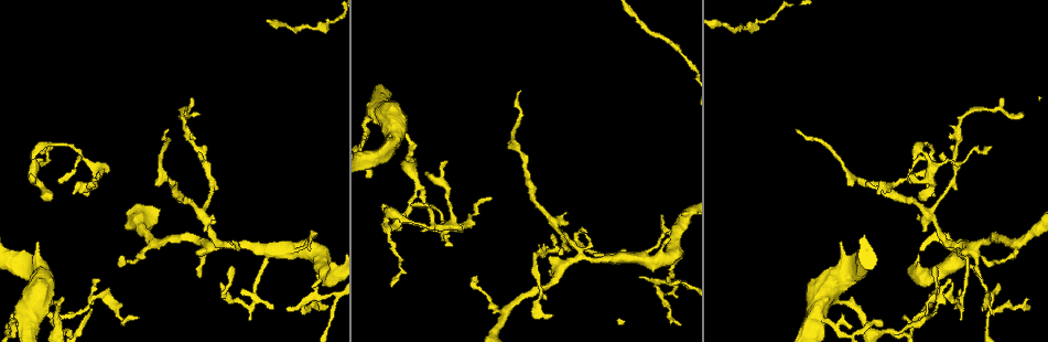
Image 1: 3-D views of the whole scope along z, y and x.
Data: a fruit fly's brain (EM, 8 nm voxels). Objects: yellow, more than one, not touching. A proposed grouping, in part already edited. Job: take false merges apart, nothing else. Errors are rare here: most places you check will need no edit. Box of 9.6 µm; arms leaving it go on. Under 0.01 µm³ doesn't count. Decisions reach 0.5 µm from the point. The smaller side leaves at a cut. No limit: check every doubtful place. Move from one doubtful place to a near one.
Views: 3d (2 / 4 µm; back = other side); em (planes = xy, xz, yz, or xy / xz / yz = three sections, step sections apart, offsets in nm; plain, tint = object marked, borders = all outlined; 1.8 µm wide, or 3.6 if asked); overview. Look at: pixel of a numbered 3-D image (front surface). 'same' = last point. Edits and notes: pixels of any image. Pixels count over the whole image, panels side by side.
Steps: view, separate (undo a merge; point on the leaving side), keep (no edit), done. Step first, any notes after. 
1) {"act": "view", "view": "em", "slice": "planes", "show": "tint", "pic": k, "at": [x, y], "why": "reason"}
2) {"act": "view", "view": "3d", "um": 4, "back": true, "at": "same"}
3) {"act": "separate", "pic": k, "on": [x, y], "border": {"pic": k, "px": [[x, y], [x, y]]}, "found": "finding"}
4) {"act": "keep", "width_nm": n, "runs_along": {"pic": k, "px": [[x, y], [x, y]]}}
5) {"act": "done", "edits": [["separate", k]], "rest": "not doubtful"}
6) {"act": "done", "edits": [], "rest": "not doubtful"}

{"act": "view", "view": "3d", "um": 4, "pic": 1, "at": [314, 294], "why": "four or more arms meet"}

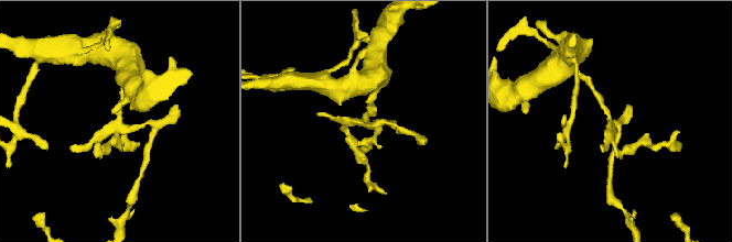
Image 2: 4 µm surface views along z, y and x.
{"act": "view", "view": "em", "slice": "xz", "step": 16, "show": "tint", "pic": 2, "at": [366, 121]}

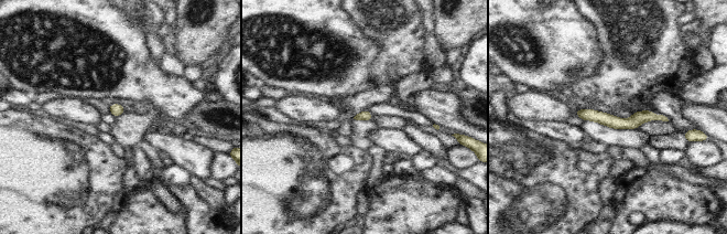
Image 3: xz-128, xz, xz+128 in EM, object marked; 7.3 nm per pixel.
{"act": "view", "view": "em", "slice": "planes", "show": "tint", "at": "same"}

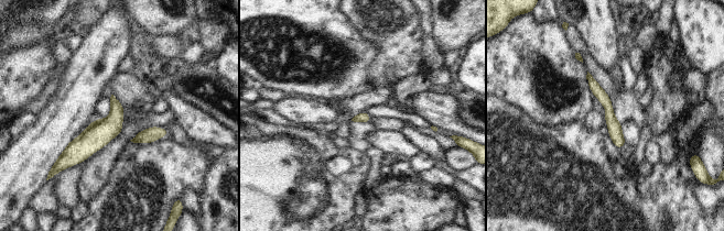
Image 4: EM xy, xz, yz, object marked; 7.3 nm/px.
{"act": "keep", "runs_along": {"pic": 4, "px": [[112, 99], [114, 117], [65, 158]]}, "found": "one cell here"}

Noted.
{"act": "view", "view": "3d", "um": 4, "pic": 1, "at": [671, 259]}

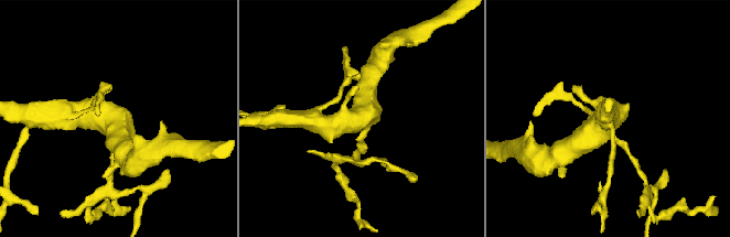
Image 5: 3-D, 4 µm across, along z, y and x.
{"act": "view", "view": "em", "slice": "planes", "show": "tint", "pic": 5, "at": [115, 132], "arms": 4}

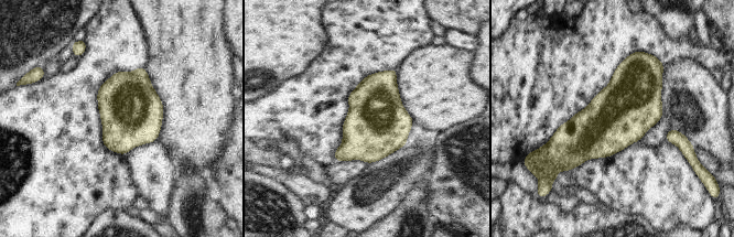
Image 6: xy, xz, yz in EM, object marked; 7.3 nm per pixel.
{"act": "keep", "found": "continuous, no second cell"}

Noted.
{"act": "view", "view": "em", "slice": "planes", "show": "tint", "pic": 1, "at": [557, 225], "why": "sharp bend"}

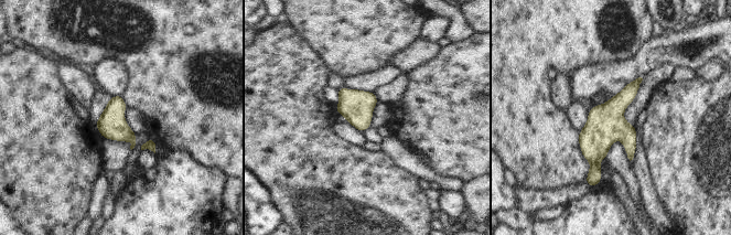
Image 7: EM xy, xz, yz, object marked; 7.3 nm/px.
{"act": "keep", "width_nm": 200, "runs_along": {"pic": 7, "px": [[637, 82], [594, 139], [591, 180]]}, "found": "continuous, no second cell"}

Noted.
{"act": "view", "view": "em", "slice": "planes", "show": "borders", "pic": 1, "at": [962, 306], "why": "abrupt turn"}

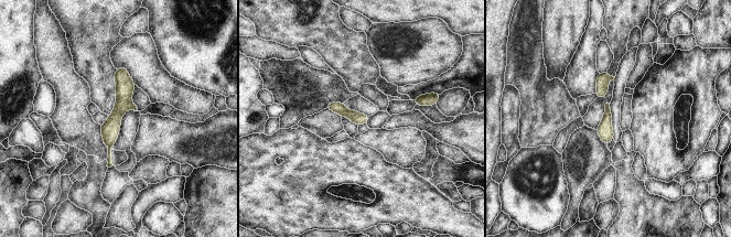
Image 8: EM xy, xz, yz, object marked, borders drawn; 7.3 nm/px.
{"act": "keep", "width_nm": 90, "runs_along": {"pic": 8, "px": [[121, 69], [122, 105], [109, 146]]}, "found": "all the same cell"}

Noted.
{"act": "view", "view": "3d", "um": 2, "pic": 1, "at": [959, 246], "why": "a fork"}

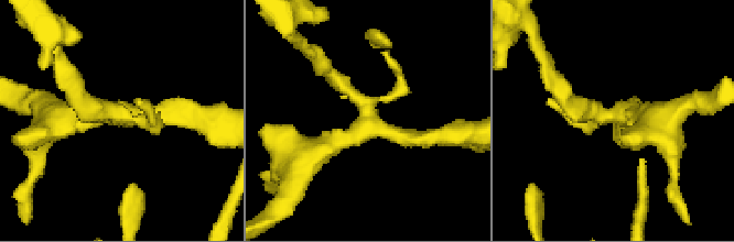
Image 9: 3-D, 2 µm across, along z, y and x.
{"act": "view", "view": "em", "slice": "xz", "step": 16, "show": "tint", "pic": 9, "at": [621, 114], "why": "shape alone is not enough"}

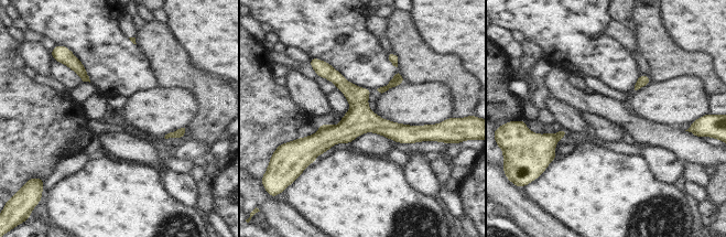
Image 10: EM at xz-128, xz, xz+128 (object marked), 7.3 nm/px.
{"act": "view", "view": "em", "slice": "planes", "show": "tint", "at": "same", "why": "cut it another way"}

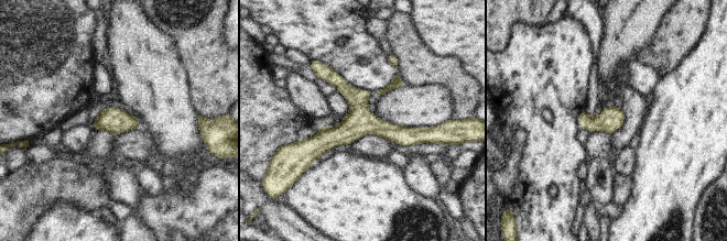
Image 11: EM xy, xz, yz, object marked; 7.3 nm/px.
{"act": "keep", "found": "continuous, no second cell"}

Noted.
{"act": "view", "view": "3d", "um": 4, "pic": 1, "at": [927, 314], "why": "abrupt turn"}

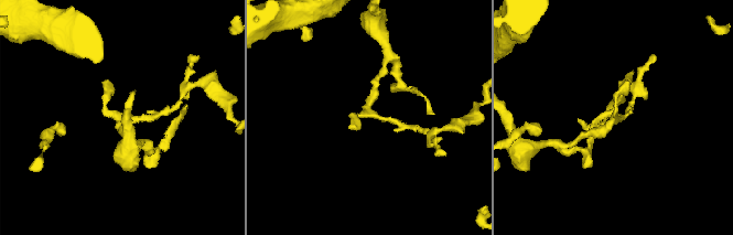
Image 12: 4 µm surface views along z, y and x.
{"act": "view", "view": "em", "um": 3.6, "slice": "xz", "step": 4, "show": "plain", "pic": 12, "at": [131, 117], "why": "now the EM"}

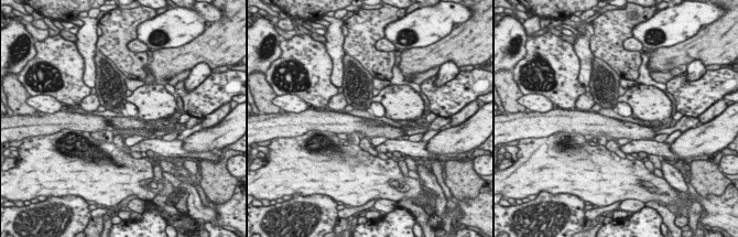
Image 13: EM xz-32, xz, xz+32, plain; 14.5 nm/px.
{"act": "view", "view": "em", "um": 3.6, "slice": "xz", "step": 4, "show": "tint", "at": "same", "why": "with the object marked"}

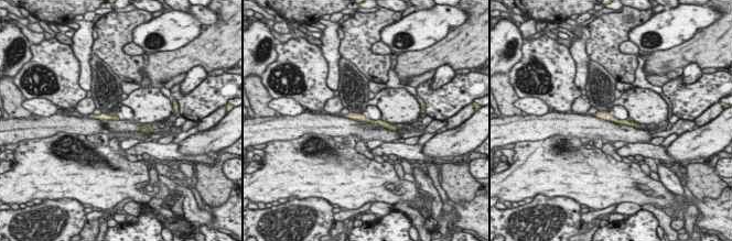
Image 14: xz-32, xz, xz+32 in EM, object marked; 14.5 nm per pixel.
{"act": "keep", "width_nm": 70, "found": "one cell here"}

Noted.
{"act": "view", "view": "3d", "um": 4, "pic": 1, "at": [35, 163], "why": "three arms meet"}

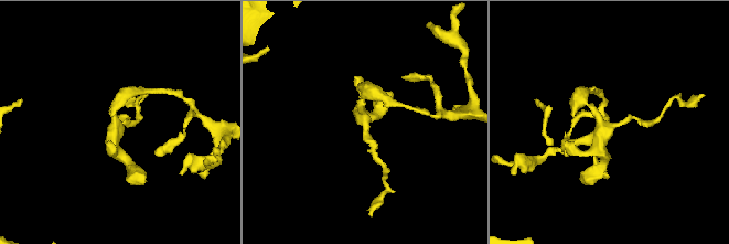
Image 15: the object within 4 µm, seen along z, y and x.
{"act": "view", "view": "em", "slice": "planes", "show": "tint", "pic": 15, "at": [362, 114]}

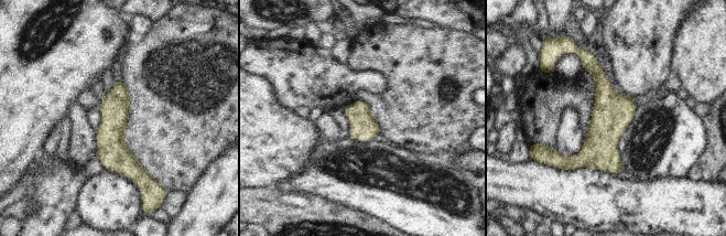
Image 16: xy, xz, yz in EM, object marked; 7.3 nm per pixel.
{"act": "keep", "runs_along": {"pic": 16, "px": [[586, 57], [619, 171]]}, "found": "one cell here"}

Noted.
{"act": "done", "edits": [], "rest": "not doubtful"}

